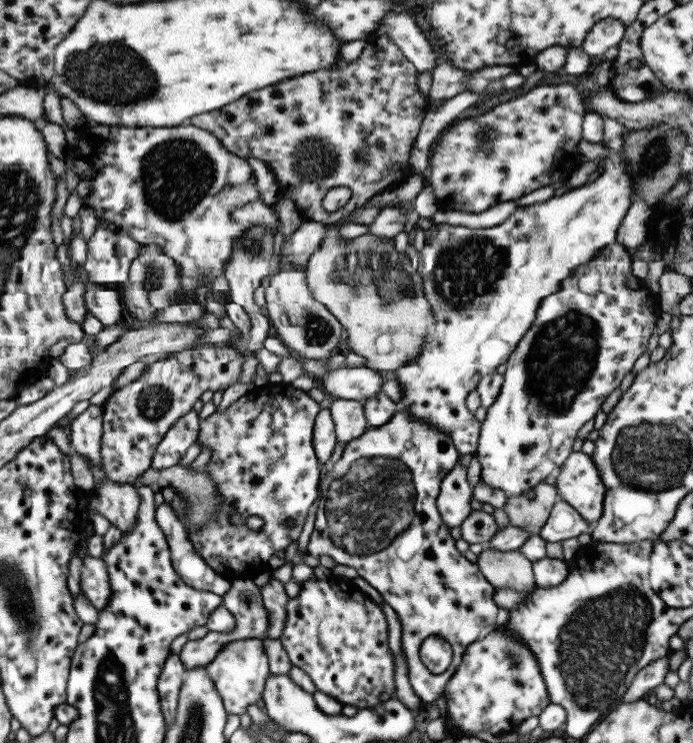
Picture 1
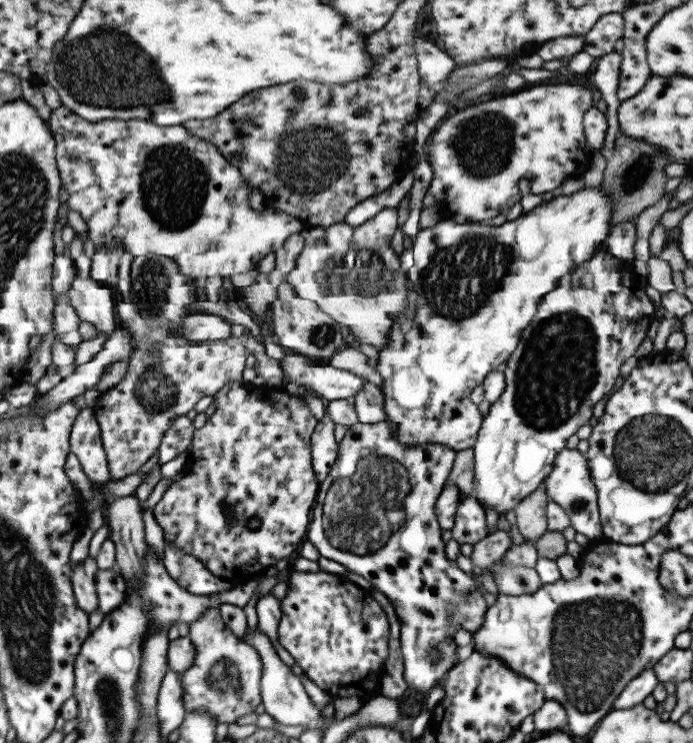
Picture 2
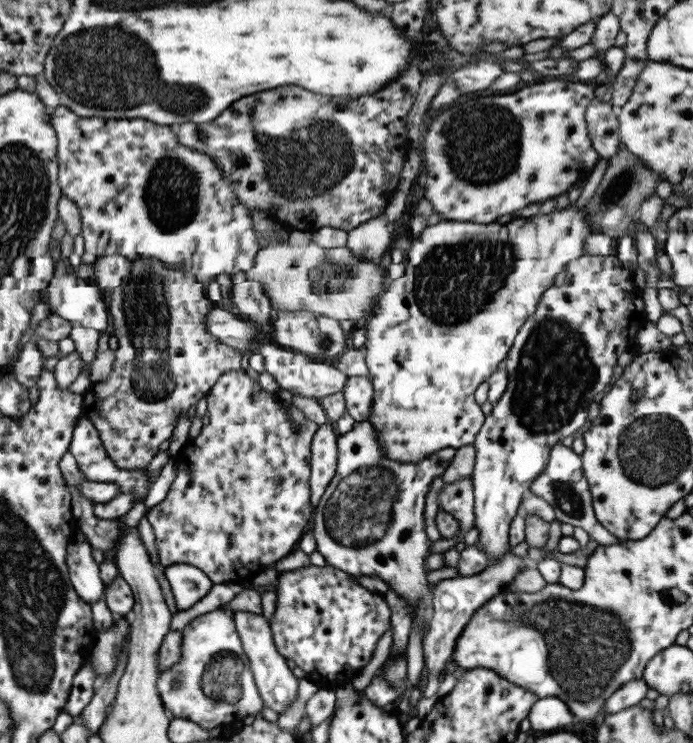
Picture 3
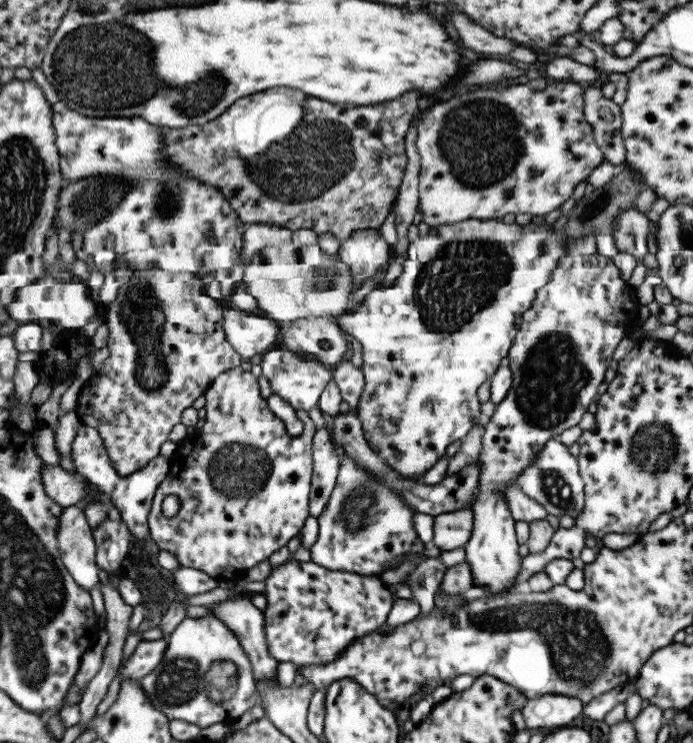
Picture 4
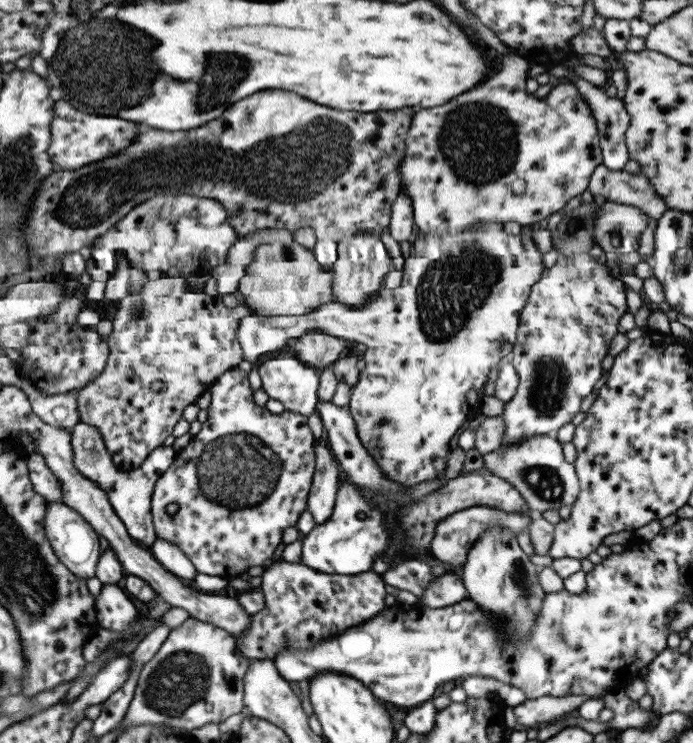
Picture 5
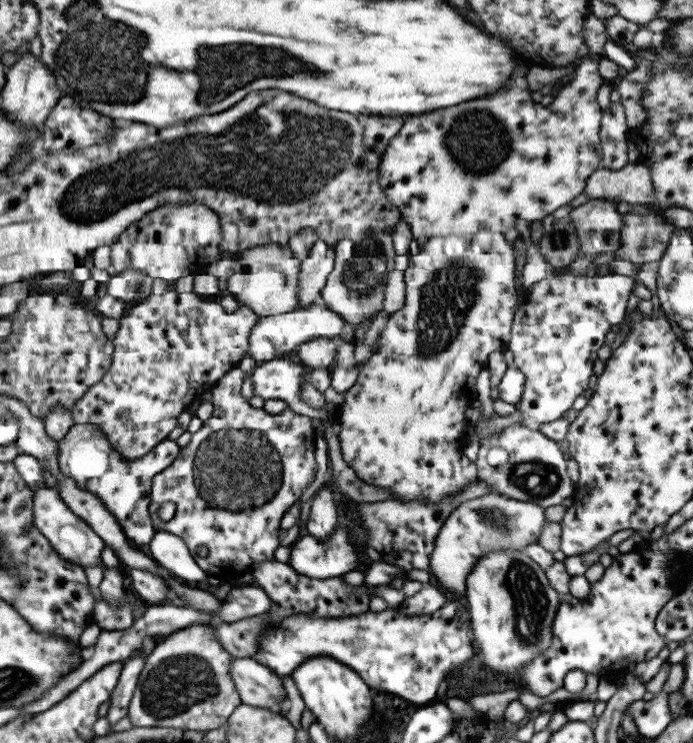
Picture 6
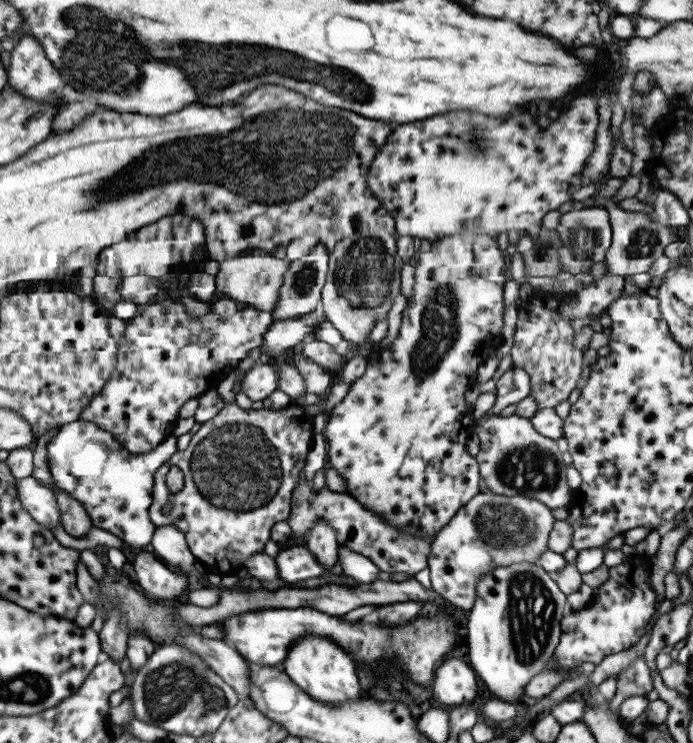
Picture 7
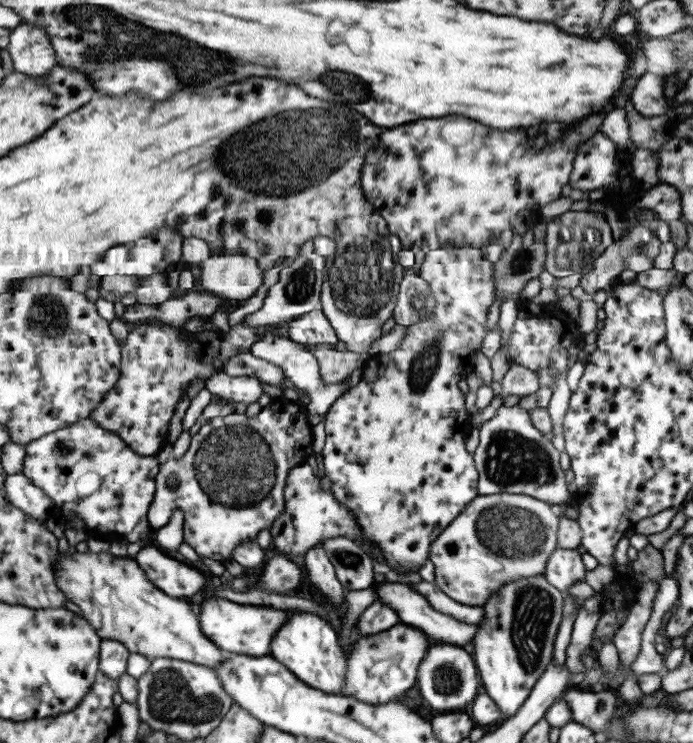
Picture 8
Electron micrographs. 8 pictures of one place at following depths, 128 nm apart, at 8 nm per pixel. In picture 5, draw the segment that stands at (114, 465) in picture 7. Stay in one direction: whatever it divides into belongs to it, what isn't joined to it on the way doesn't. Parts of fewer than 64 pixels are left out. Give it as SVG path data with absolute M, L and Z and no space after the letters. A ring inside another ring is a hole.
M79 421L72 426L69 433L72 463L78 473L83 478L93 481L107 495L111 508L124 524L127 534L134 542L139 541L145 545L151 545L157 536L152 525L150 496L156 480L173 463L176 451L165 445L158 446L150 451L137 468L124 471L113 464L97 428Z

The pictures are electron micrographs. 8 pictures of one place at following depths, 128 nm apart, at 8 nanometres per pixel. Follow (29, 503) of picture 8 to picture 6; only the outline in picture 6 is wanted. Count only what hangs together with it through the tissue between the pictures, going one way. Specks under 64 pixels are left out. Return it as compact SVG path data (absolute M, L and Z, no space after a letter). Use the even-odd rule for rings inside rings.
M37 487L32 490L31 501L33 524L39 529L39 532L49 542L65 562L77 564L83 570L89 566L101 566L100 555L105 544L101 537L97 536L88 524L85 524L78 516L73 514L72 510L60 499L57 490L47 487Z

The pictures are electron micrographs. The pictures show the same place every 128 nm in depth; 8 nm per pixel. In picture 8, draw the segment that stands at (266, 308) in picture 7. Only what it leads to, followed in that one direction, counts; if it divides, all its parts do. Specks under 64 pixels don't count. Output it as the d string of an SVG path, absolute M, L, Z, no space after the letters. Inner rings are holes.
M211 254L200 264L200 286L207 292L229 300L233 305L251 298L261 286L262 270L254 257Z

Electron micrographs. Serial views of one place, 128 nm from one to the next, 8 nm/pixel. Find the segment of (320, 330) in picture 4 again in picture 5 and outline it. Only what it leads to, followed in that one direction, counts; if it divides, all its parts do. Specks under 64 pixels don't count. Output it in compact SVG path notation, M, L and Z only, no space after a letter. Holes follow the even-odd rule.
M318 330L306 332L303 336L293 339L290 346L297 360L318 370L330 367L346 353L344 339L323 334Z

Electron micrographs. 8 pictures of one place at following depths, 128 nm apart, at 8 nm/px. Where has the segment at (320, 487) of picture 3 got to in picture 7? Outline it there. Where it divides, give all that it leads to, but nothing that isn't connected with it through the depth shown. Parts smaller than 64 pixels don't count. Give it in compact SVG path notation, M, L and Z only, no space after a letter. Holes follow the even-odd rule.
M322 518L310 528L309 536L303 544L325 571L330 573L336 571L339 543L336 532Z

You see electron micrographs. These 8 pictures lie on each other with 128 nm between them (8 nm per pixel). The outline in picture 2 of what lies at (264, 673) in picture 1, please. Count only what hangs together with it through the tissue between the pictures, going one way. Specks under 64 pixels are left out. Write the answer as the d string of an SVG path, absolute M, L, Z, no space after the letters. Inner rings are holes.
M209 608L188 625L187 638L194 648L193 662L181 672L181 702L184 712L208 712L217 723L235 723L243 714L253 712L260 703L259 682L262 662L258 652L225 627L217 608Z

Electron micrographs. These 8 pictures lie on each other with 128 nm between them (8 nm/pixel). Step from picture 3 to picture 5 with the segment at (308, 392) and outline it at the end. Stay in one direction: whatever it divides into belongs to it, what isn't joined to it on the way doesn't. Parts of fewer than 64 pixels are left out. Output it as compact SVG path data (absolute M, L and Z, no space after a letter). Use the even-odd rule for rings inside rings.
M278 355L262 362L257 370L261 381L260 387L263 388L263 392L267 394L268 398L279 400L284 410L306 417L316 412L318 369L307 366L305 363L297 360L296 356Z

